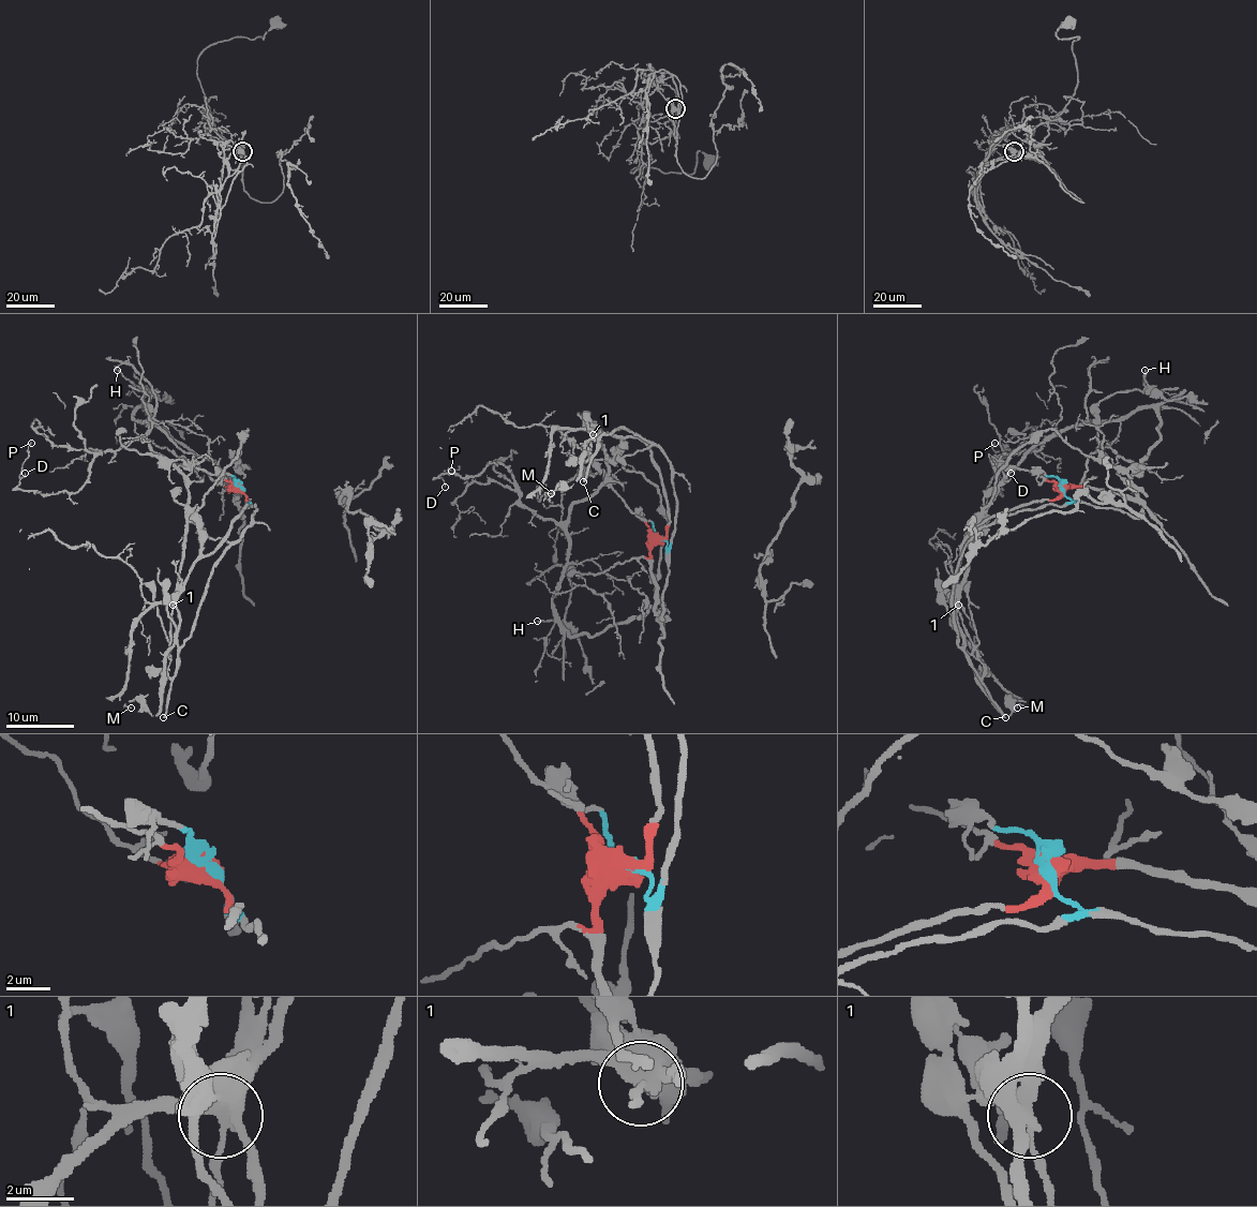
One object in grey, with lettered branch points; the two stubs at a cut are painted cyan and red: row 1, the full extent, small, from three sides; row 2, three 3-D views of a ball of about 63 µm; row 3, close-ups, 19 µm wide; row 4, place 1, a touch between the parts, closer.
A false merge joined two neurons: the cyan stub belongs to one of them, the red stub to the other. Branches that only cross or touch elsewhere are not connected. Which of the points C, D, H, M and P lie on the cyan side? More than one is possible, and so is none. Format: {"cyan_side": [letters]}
{"cyan_side": ["C"]}

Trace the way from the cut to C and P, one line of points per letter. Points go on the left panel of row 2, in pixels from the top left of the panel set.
C: (240, 487), (255, 510), (249, 525), (211, 575), (196, 624), (179, 651), (164, 717)
P: (240, 487), (176, 466), (135, 438), (101, 450), (78, 490), (23, 491), (19, 476), (31, 442)

